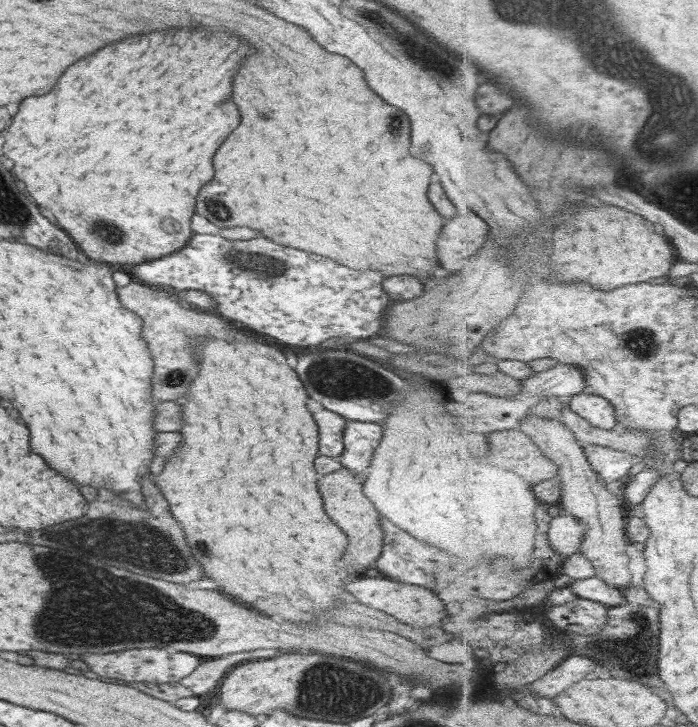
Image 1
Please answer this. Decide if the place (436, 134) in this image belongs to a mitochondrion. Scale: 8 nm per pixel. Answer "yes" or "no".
no

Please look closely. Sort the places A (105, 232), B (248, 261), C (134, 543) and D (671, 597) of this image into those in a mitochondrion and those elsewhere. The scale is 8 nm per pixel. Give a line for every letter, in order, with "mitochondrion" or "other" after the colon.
A: mitochondrion
B: mitochondrion
C: mitochondrion
D: other

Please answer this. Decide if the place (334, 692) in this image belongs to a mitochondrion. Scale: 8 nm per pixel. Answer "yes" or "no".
yes

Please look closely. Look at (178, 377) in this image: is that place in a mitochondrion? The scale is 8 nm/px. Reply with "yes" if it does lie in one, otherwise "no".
yes

